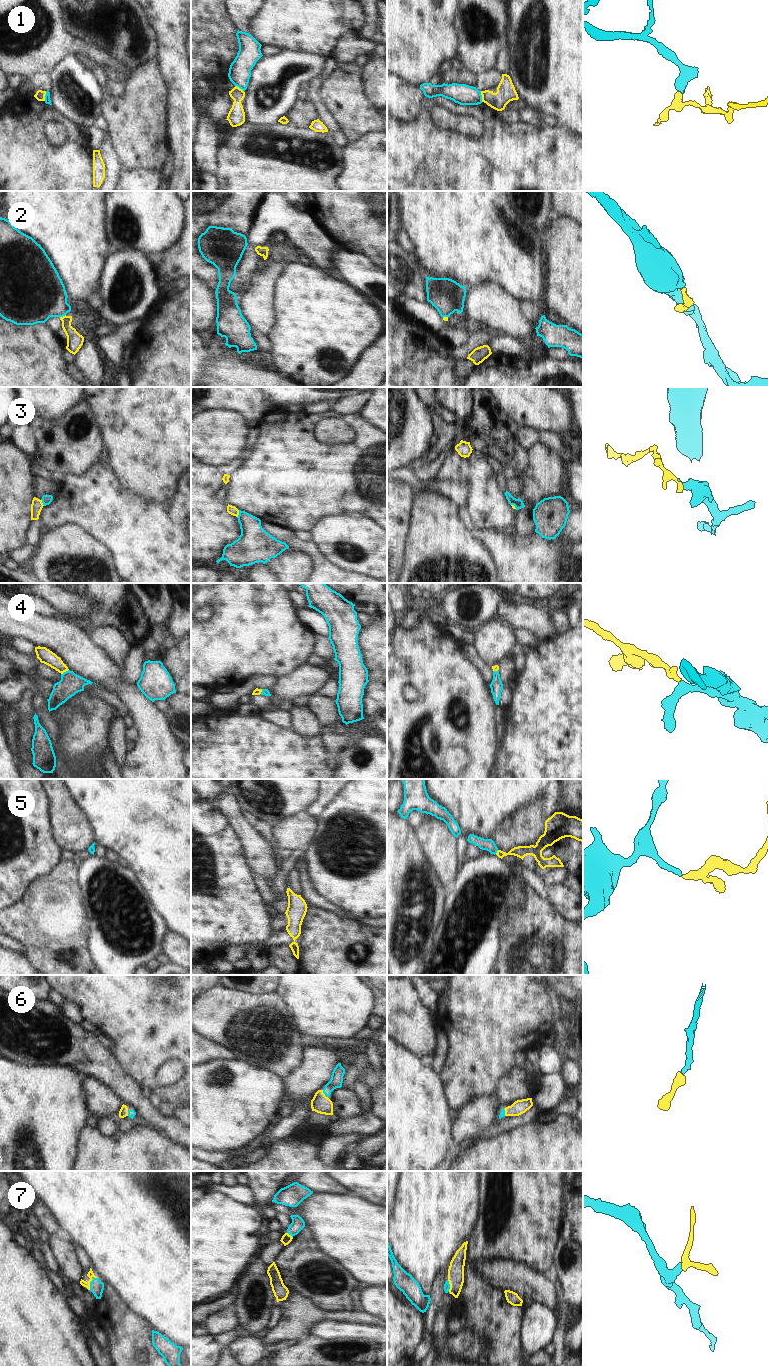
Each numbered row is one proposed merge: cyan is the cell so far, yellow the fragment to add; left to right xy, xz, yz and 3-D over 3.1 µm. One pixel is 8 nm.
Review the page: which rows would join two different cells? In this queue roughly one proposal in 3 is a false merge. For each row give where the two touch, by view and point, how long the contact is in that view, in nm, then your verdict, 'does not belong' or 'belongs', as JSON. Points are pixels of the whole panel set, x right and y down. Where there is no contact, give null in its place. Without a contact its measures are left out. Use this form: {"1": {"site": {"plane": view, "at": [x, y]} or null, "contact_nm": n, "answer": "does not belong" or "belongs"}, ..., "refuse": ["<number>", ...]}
{"1": {"site": {"plane": "yz", "at": [481, 96]}, "contact_nm": 90, "answer": "does not belong"}, "2": {"site": {"plane": "xy", "at": [62, 316]}, "contact_nm": 60, "answer": "belongs"}, "3": {"site": {"plane": "xz", "at": [239, 514]}, "contact_nm": 70, "answer": "does not belong"}, "4": {"site": {"plane": "xy", "at": [64, 672]}, "contact_nm": 80, "answer": "belongs"}, "5": {"site": {"plane": "yz", "at": [496, 852]}, "contact_nm": 40, "answer": "belongs"}, "6": {"site": {"plane": "xz", "at": [324, 1093]}, "contact_nm": 80, "answer": "belongs"}, "7": {"site": {"plane": "xy", "at": [90, 1283]}, "contact_nm": 120, "answer": "belongs"}, "refuse": ["1", "3"]}

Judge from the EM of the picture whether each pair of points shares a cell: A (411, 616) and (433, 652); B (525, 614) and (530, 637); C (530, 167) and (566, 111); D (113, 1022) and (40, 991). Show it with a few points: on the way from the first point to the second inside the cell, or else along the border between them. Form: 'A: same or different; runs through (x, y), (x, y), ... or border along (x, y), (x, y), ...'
A: different; border along (421, 617), (412, 630), (405, 630), (399, 622)
B: different; border along (514, 628), (526, 628), (540, 641)
C: different; border along (560, 124), (572, 132)
D: different; border along (47, 985), (50, 988)

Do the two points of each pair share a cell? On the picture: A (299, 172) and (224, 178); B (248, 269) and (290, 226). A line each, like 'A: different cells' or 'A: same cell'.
A: same cell
B: same cell

